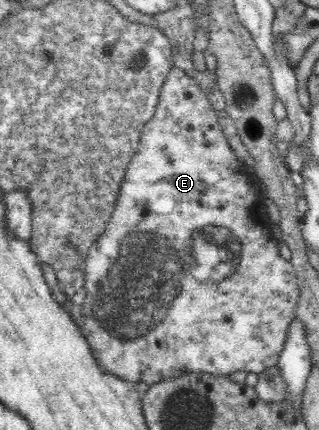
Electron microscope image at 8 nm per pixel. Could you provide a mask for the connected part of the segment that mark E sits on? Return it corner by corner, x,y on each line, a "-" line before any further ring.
176,67
170,71
162,83
155,114
142,129
138,149
126,168
112,217
100,237
90,246
85,261
85,291
80,299
83,316
81,332
86,336
98,363
108,373
132,384
144,381
148,385
154,385
157,381
184,373
204,372
214,376
228,376
234,371
262,373
269,367
278,366
288,327
295,317
295,307
300,295
296,270
279,255
278,241
272,241
272,233
268,233
268,243
264,245
264,237
258,239
258,231
248,231
248,225
242,225
242,180
249,176
249,172
228,145
217,113
205,90
199,87
194,77

